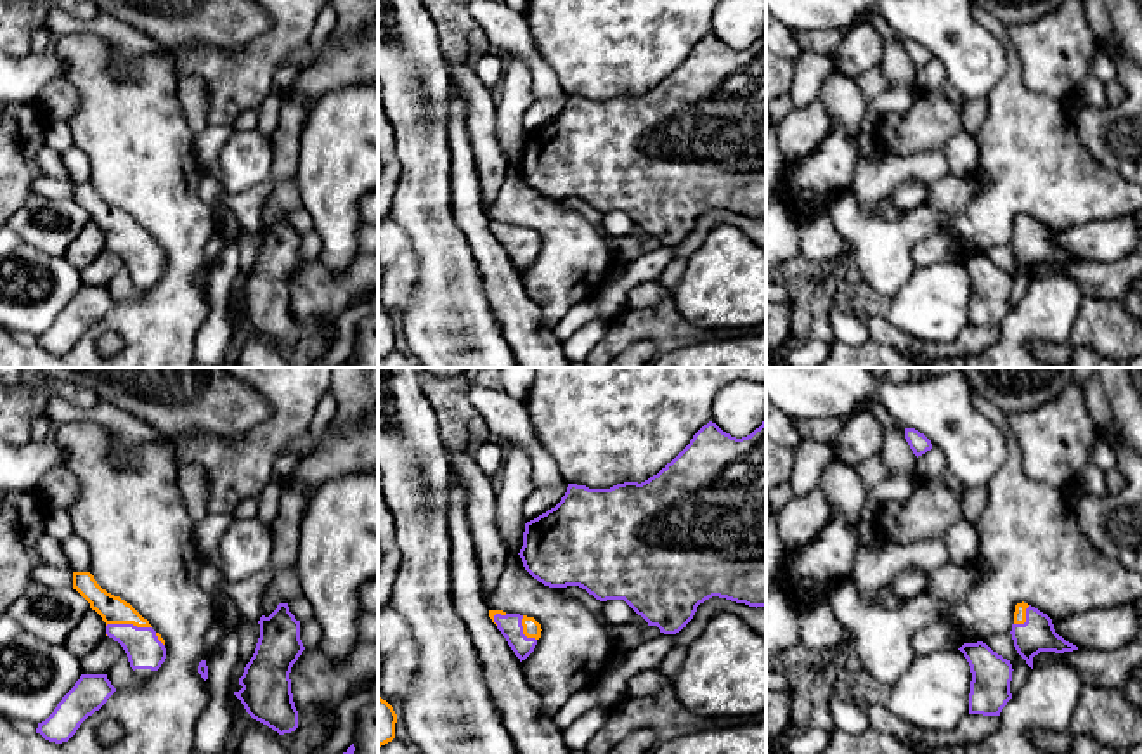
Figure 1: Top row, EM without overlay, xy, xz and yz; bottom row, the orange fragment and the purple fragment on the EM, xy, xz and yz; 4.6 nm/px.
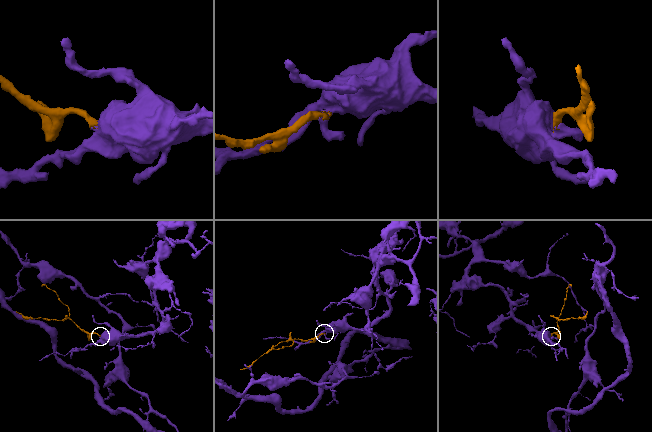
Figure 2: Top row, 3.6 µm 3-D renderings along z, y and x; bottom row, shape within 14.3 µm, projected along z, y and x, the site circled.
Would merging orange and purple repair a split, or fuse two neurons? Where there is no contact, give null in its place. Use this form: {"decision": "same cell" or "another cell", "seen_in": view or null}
{"decision": "same cell", "seen_in": "xy"}

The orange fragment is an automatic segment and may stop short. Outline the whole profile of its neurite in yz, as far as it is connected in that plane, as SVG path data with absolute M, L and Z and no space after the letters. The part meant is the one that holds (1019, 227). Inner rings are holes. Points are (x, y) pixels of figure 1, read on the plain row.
M1017 215L1012 236L1012 251L1017 265L1033 281L1033 269L1040 263L1073 263L1076 257L1066 253L1054 241L1052 231L1028 215Z

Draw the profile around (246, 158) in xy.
M234 132L218 156L222 187L229 194L253 189L272 179L272 139L262 132Z

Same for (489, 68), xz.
M490 50L475 62L473 71L485 88L499 87L504 78L504 54Z

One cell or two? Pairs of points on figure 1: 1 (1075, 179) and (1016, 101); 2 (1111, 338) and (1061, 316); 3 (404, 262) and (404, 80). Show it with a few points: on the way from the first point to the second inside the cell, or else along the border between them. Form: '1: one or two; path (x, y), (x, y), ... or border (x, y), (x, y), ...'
1: one; path (1056, 160), (1018, 120)
2: two; border (1083, 297), (1070, 338)
3: two; border (395, 220), (408, 236), (420, 271)

